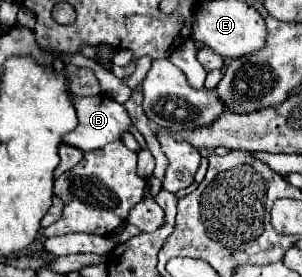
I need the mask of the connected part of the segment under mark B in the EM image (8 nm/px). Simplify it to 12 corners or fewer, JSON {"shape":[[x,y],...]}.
{"shape":[[108,95],[74,97],[78,127],[64,143],[94,151],[132,125]]}

